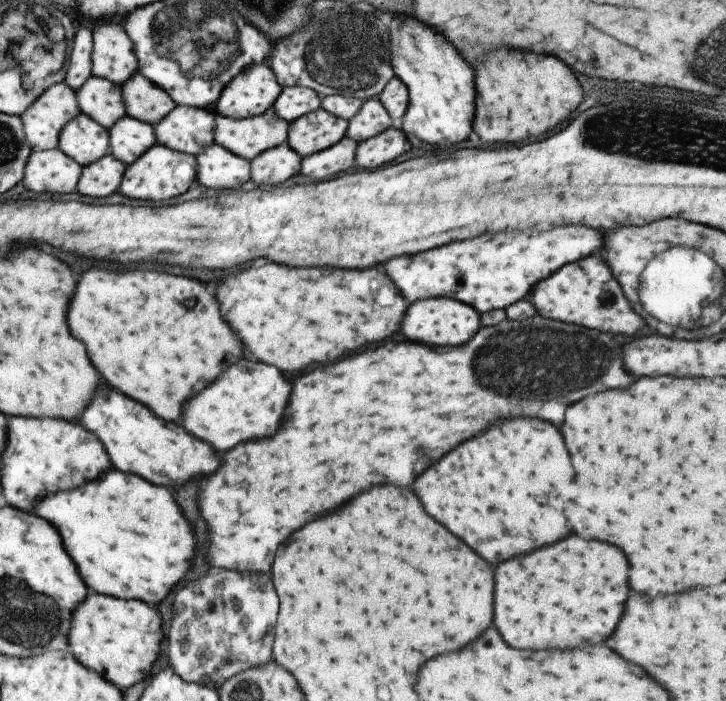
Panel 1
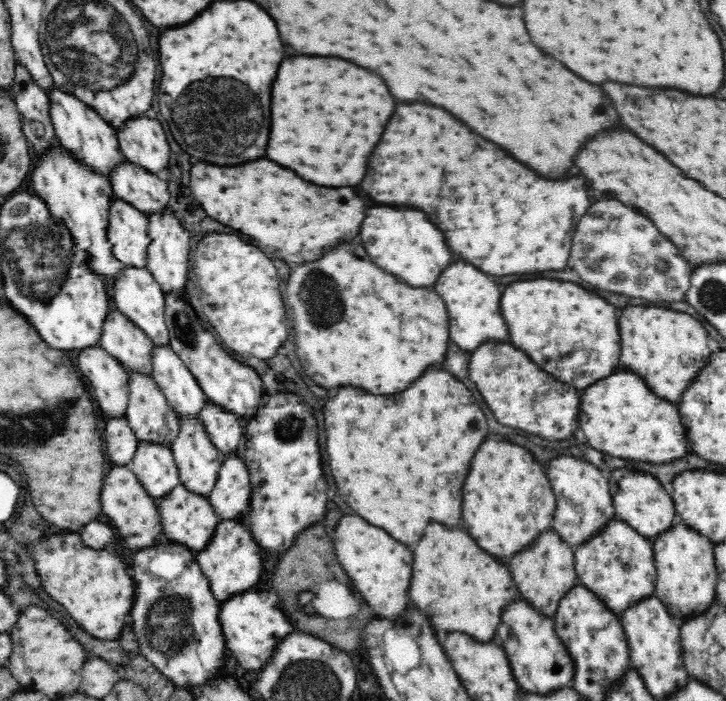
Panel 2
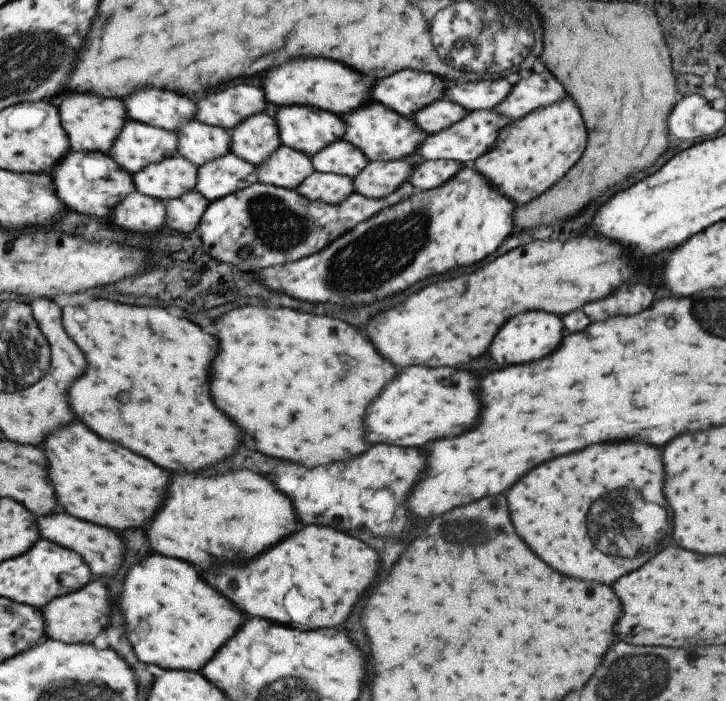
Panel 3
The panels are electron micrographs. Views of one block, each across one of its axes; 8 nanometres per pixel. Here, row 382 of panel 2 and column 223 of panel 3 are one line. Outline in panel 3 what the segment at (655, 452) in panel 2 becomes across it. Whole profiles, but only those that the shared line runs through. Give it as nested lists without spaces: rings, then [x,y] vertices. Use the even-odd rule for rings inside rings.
[[[151,554],[141,564],[135,564],[127,570],[123,592],[119,598],[119,610],[123,612],[124,634],[131,646],[135,648],[139,662],[146,665],[152,664],[165,670],[199,670],[203,664],[211,660],[215,650],[227,642],[241,626],[243,616],[239,610],[227,602],[215,588],[207,586],[195,570],[181,560],[163,558],[159,554]]]

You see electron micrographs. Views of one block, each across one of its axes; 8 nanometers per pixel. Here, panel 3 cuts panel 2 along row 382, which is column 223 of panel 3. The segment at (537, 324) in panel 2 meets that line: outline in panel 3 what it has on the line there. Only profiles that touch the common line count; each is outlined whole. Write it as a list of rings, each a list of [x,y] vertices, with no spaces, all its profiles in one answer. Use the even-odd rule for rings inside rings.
[[[305,526],[245,566],[213,568],[207,582],[247,616],[281,622],[297,630],[339,626],[375,580],[379,556],[373,548],[327,526]]]

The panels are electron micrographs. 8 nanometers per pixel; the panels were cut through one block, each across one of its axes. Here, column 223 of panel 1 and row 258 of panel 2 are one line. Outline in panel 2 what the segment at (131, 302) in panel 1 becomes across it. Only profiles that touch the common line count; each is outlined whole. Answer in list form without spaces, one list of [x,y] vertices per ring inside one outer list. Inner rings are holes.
[[[342,244],[334,254],[314,264],[296,266],[288,280],[286,304],[292,310],[296,354],[304,372],[324,390],[358,386],[374,396],[394,396],[410,388],[428,368],[442,364],[448,350],[448,314],[440,296],[426,288],[410,288],[372,264],[366,252],[354,244]]]

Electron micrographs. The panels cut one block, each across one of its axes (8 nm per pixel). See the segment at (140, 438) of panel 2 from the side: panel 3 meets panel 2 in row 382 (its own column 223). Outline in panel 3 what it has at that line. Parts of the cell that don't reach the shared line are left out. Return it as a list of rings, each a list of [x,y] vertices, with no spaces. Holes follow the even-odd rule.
[[[195,119],[183,123],[175,134],[178,154],[196,167],[229,152],[232,141],[229,130]]]

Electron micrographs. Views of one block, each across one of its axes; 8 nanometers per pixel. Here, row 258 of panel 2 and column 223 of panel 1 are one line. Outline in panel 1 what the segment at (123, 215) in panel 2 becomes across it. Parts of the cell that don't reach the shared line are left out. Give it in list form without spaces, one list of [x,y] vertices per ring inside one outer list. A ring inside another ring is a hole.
[[[267,109],[258,117],[235,121],[214,115],[214,142],[250,161],[263,151],[286,142],[288,122]]]

